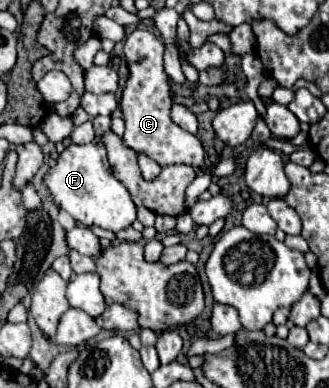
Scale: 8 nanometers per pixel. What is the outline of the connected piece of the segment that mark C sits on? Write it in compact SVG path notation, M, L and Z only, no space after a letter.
M135 29L127 37L123 53L129 67L129 77L125 81L123 95L121 95L121 111L125 119L123 143L135 149L137 153L147 153L161 167L173 163L187 163L193 165L195 169L203 167L205 151L201 141L189 131L183 131L171 119L173 95L171 95L169 75L165 73L165 65L163 65L163 55L165 55L163 37L147 29Z

